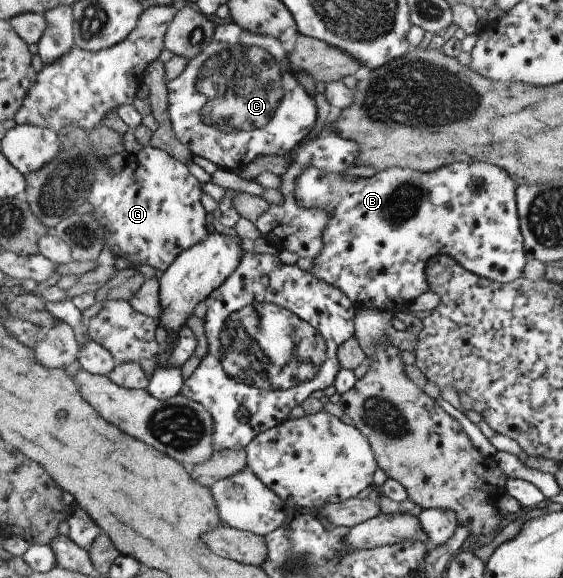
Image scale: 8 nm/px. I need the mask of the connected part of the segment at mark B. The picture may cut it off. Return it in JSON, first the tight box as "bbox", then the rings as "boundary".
{"bbox":[296,162,527,314],"boundary":[[[456,162],[449,166],[441,167],[437,170],[414,170],[411,166],[391,167],[387,170],[380,170],[371,178],[358,178],[352,176],[342,177],[338,172],[326,172],[320,168],[306,168],[300,172],[298,180],[296,180],[296,200],[300,202],[300,206],[304,208],[322,208],[330,214],[330,222],[326,228],[324,236],[324,250],[313,262],[311,273],[318,280],[328,282],[336,288],[340,288],[351,300],[357,308],[378,308],[379,310],[390,311],[392,314],[396,312],[407,312],[410,304],[428,293],[431,289],[428,283],[427,266],[432,258],[440,255],[447,255],[454,258],[456,262],[460,262],[466,270],[480,277],[490,278],[494,282],[507,284],[515,282],[518,278],[523,277],[524,270],[527,269],[527,247],[524,246],[523,231],[520,228],[519,203],[517,202],[517,192],[519,180],[512,177],[502,167],[494,166],[486,162]]]}

